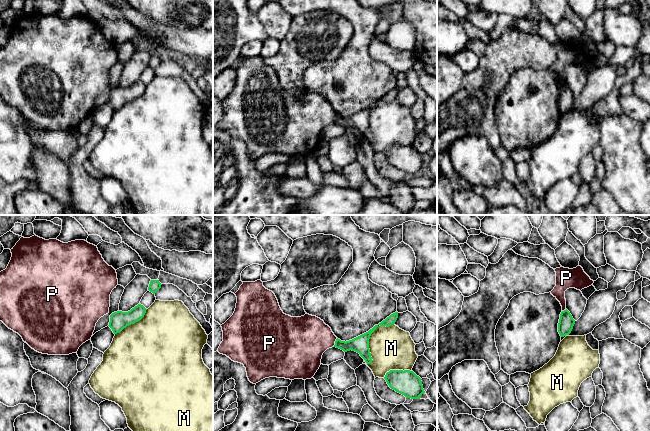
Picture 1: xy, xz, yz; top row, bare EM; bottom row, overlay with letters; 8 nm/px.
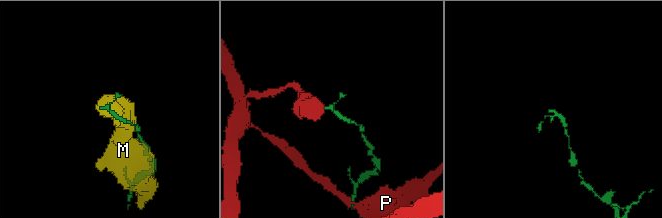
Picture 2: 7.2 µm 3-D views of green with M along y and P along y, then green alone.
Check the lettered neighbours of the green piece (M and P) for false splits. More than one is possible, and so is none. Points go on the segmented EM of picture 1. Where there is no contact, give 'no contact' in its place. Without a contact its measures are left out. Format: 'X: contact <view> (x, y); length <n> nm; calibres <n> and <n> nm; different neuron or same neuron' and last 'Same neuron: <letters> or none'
M: contact xz (369, 338); length 400 nm; calibres 140 and 340 nm; different neuron
P: contact xz (335, 342); length 80 nm; calibres 140 and 380 nm; different neuron
Same neuron: none

